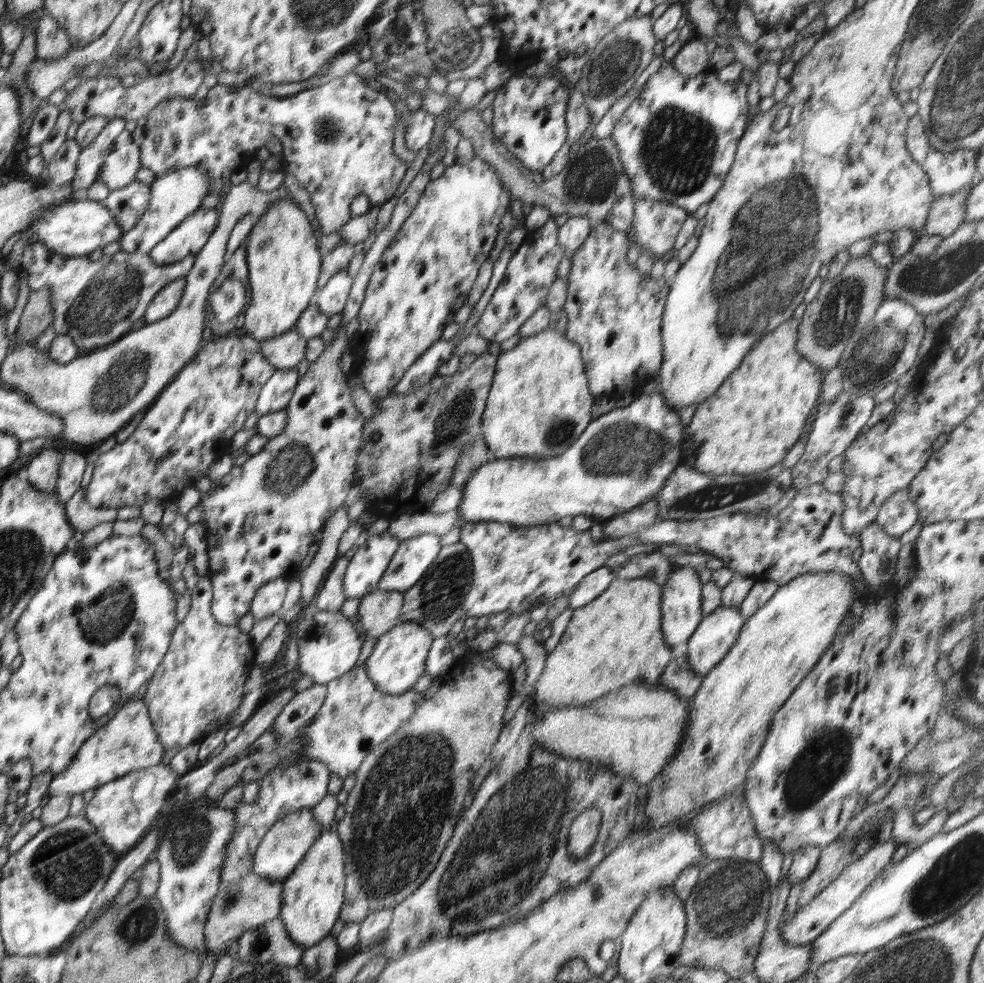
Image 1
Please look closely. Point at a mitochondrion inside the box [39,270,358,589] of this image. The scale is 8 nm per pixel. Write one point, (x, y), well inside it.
(115, 387)

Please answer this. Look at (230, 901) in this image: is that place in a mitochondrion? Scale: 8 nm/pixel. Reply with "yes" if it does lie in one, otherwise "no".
yes

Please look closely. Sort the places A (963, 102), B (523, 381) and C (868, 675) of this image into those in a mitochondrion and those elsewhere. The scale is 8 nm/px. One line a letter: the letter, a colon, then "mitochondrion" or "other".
A: mitochondrion
B: other
C: other

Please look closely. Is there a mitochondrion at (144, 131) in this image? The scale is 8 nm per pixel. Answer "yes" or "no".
no

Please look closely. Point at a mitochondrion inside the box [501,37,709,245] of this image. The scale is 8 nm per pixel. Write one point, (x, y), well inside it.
(589, 181)

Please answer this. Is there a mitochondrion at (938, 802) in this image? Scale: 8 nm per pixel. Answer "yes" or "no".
no

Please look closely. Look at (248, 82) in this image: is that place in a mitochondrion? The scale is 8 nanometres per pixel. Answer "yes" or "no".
no

